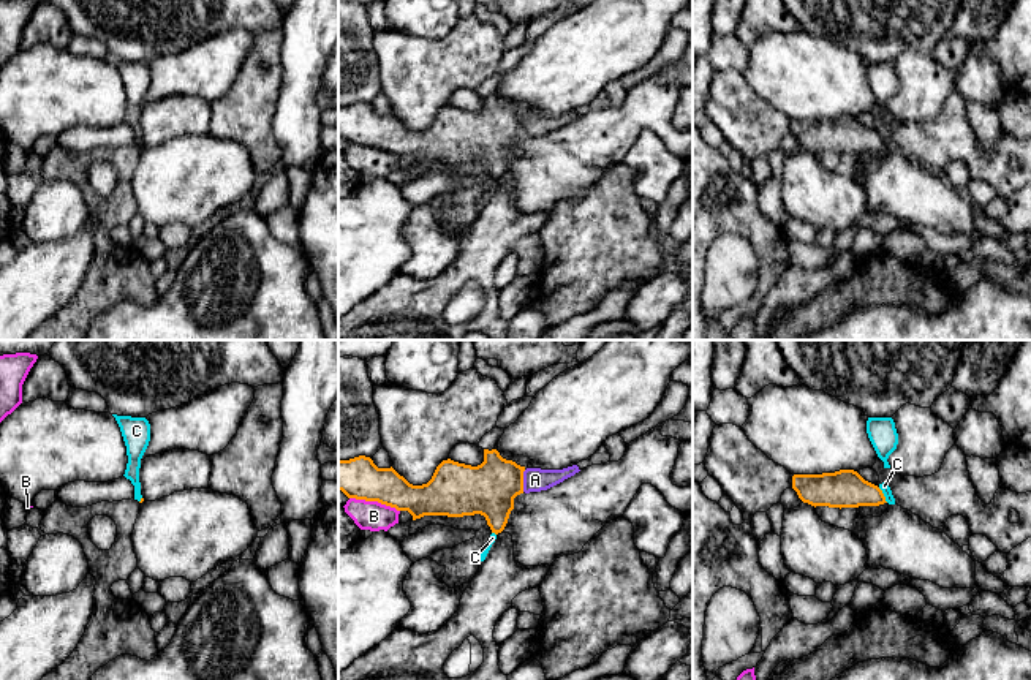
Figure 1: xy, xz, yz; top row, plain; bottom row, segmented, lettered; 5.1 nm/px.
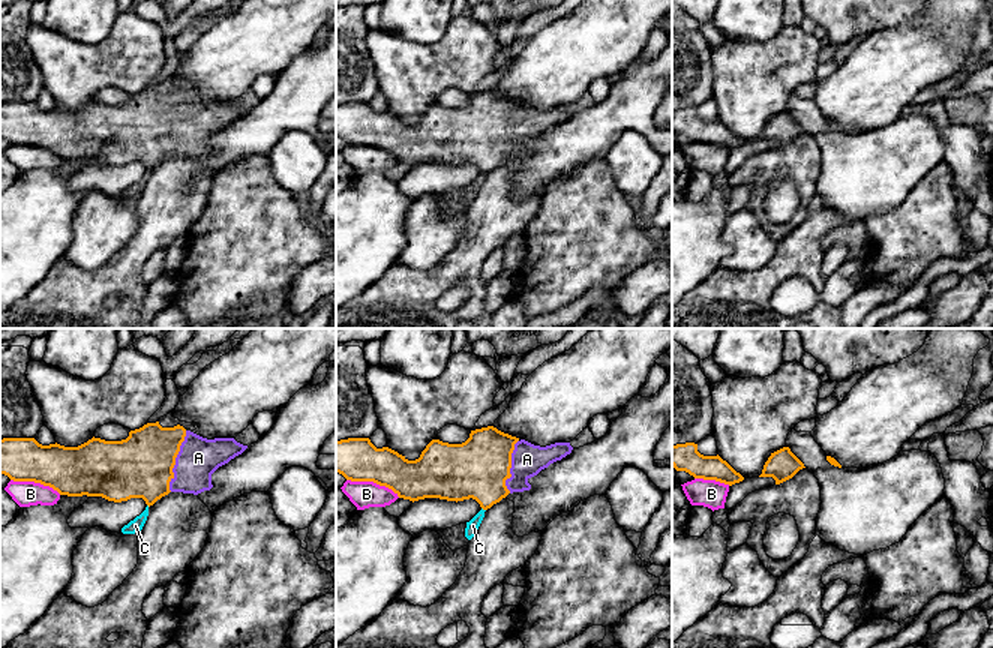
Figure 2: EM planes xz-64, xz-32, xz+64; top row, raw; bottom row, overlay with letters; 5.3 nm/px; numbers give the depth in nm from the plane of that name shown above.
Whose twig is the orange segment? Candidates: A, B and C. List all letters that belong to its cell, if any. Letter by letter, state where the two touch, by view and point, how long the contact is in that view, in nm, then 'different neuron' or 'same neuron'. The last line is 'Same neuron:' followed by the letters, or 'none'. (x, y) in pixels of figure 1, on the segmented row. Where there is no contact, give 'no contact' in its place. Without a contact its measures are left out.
A: contact xz (522, 481); length 110 nm; same neuron
B: contact xz (375, 500); length 260 nm; different neuron
C: contact yz (883, 495); length 90 nm; different neuron
Same neuron: A

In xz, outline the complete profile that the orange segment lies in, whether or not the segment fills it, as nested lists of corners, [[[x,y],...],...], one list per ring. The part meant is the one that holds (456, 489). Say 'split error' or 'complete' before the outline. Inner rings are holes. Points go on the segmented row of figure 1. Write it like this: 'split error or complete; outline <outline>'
split error; outline [[[484,449],[481,465],[448,459],[427,484],[413,485],[392,467],[378,468],[370,457],[359,455],[338,460],[338,490],[348,498],[408,511],[413,520],[481,514],[492,533],[498,535],[508,523],[517,495],[547,490],[579,471],[577,465],[563,470],[525,468],[503,459],[497,449]]]

